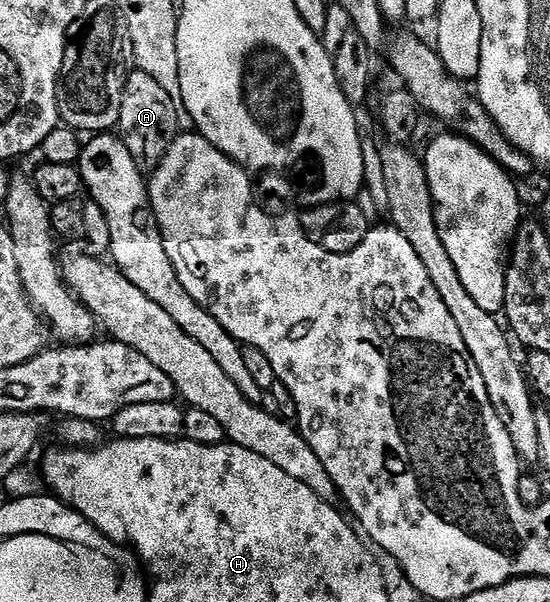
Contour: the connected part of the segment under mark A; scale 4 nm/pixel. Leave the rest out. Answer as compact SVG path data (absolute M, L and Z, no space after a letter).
M139 71L128 74L126 87L122 91L122 111L118 136L126 151L130 151L134 163L138 163L140 172L150 175L162 163L166 151L180 133L176 107L178 102L166 95L166 90L151 75Z

